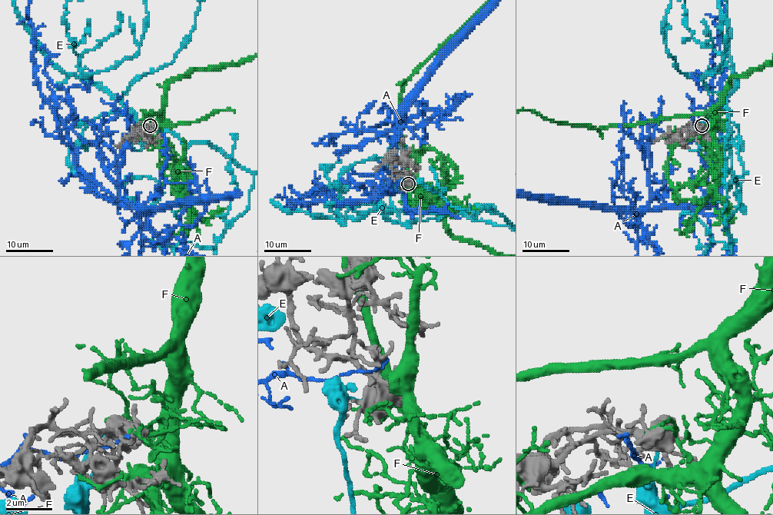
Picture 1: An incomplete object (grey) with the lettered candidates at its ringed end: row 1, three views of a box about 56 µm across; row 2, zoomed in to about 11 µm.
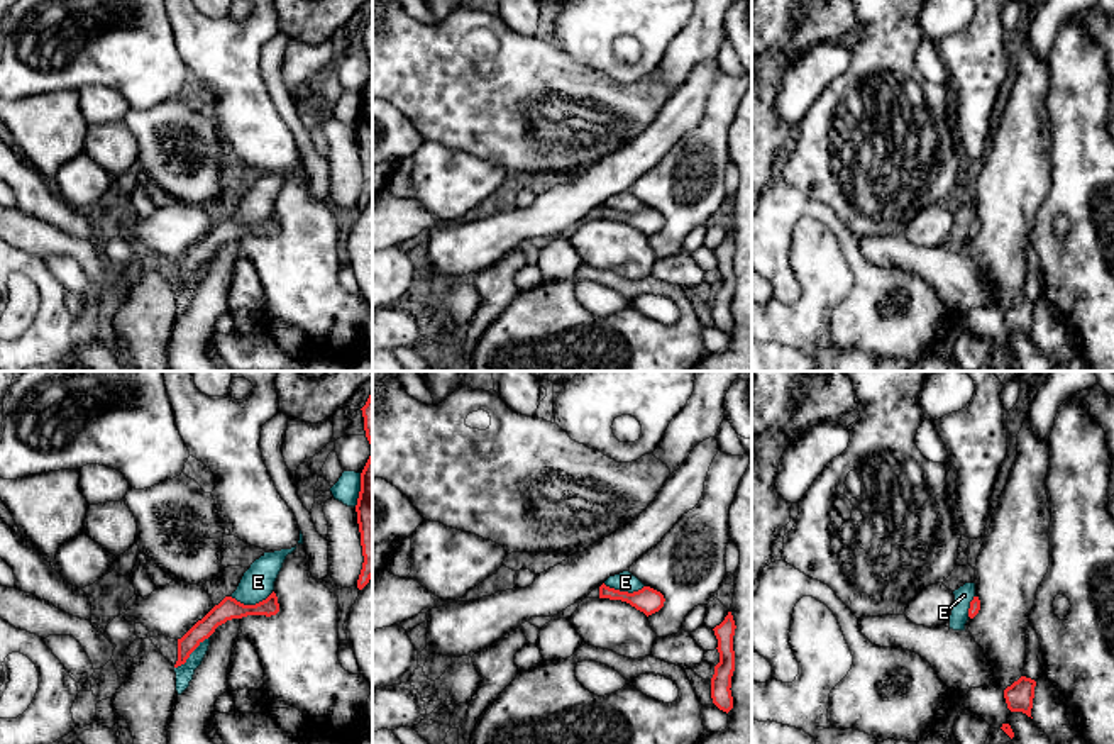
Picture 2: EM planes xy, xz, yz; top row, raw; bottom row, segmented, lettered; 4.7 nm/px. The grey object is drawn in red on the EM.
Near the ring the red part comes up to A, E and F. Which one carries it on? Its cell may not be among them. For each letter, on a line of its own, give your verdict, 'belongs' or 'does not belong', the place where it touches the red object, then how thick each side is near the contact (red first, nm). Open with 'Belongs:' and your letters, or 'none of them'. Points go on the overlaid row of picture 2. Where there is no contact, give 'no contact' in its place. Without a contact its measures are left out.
Belongs: none of them
A: does not belong; no contact
E: does not belong; contact xy (251, 605); calibres 100 and 160 nm
F: does not belong; no contact

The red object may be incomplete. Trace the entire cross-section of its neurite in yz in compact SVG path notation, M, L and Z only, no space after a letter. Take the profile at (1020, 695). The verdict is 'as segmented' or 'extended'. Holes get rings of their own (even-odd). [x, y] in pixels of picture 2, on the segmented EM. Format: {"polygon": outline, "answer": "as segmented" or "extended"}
{"polygon": "M1021 676L1011 686L1004 690L1004 698L1011 712L1023 712L1031 717L1033 698L1034 698L1036 681L1026 676Z", "answer": "as segmented"}

